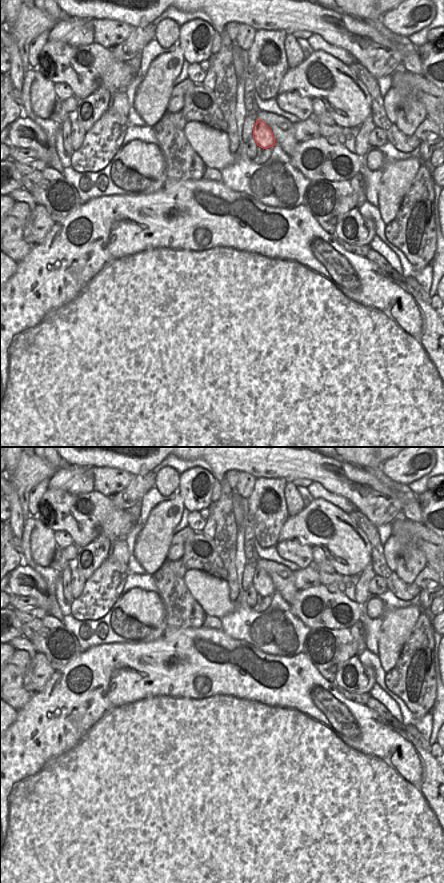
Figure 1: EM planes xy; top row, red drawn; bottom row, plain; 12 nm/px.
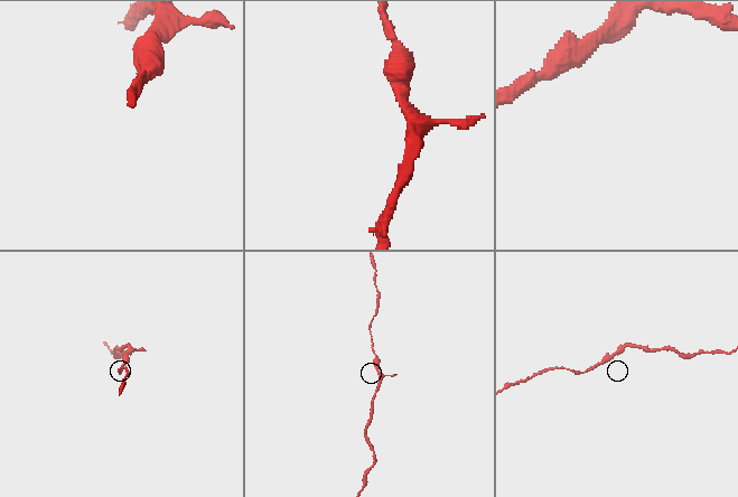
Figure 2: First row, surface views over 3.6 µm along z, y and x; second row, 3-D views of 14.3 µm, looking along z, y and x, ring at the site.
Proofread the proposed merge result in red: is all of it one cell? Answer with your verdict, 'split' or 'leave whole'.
leave whole

